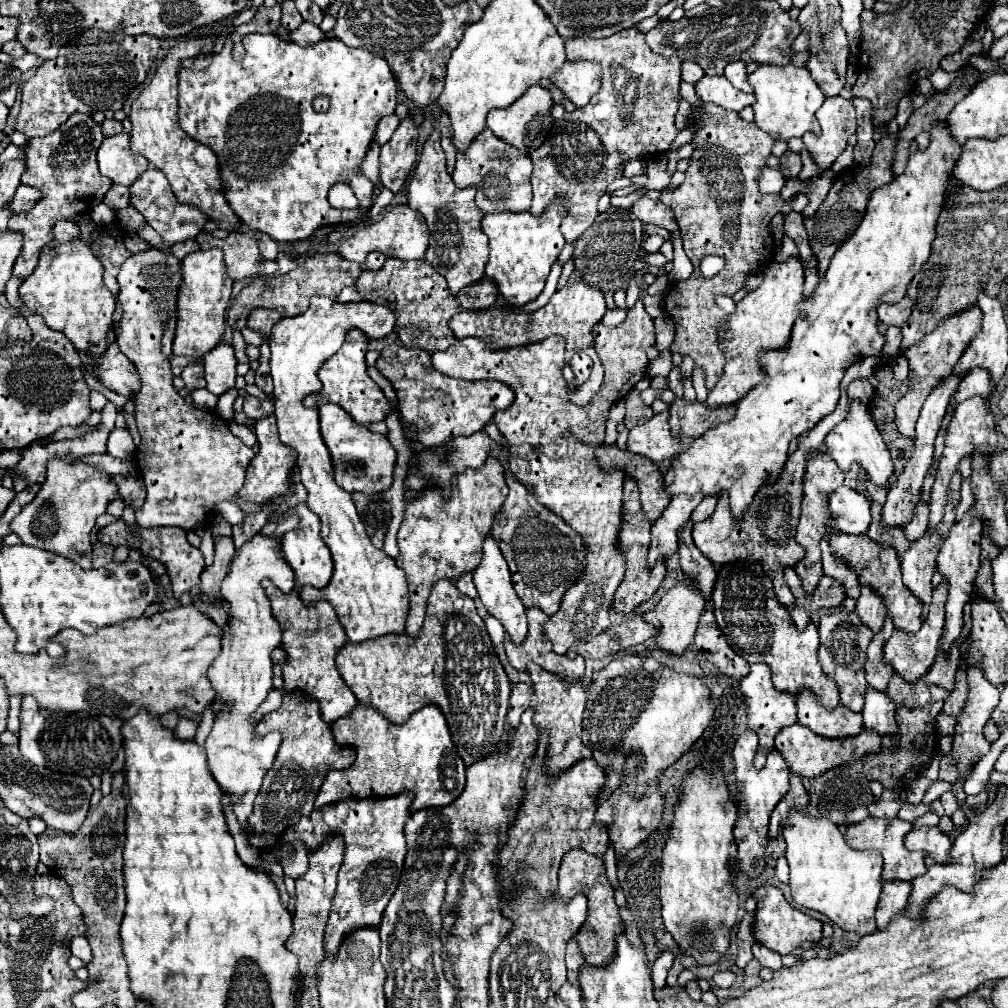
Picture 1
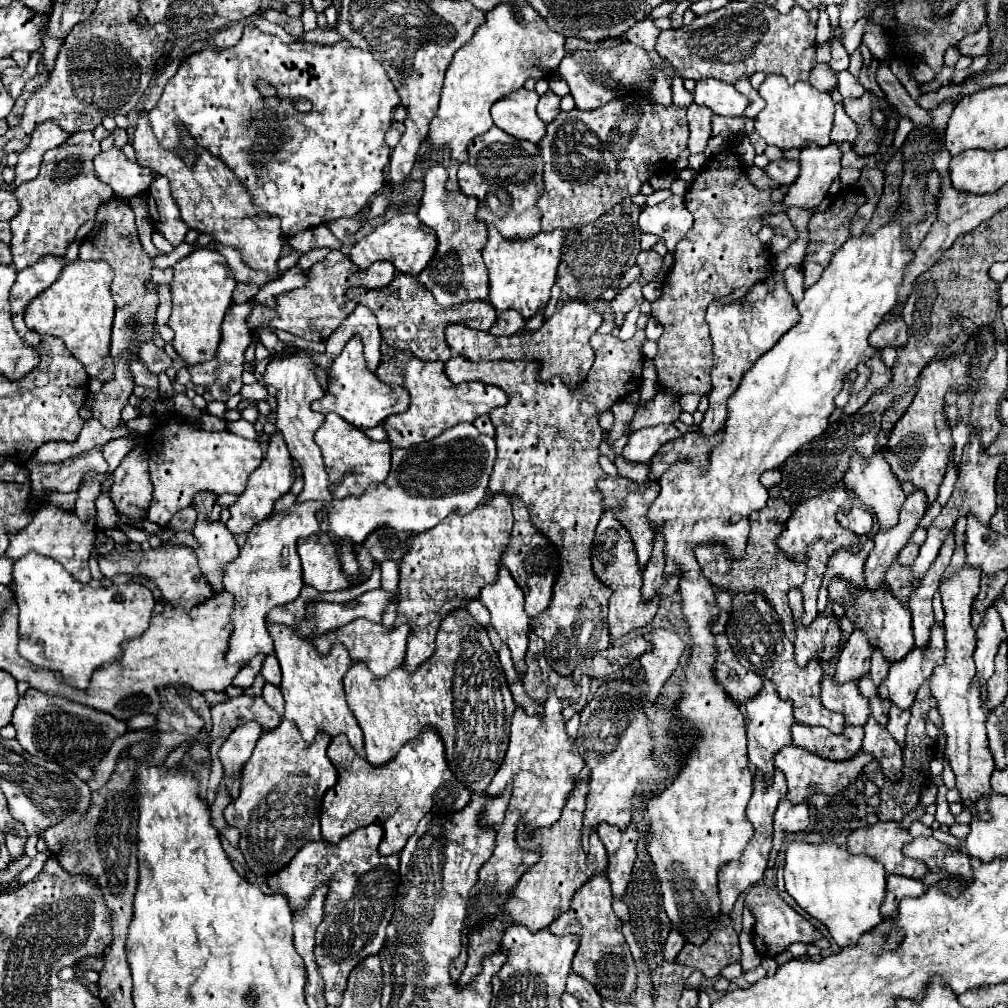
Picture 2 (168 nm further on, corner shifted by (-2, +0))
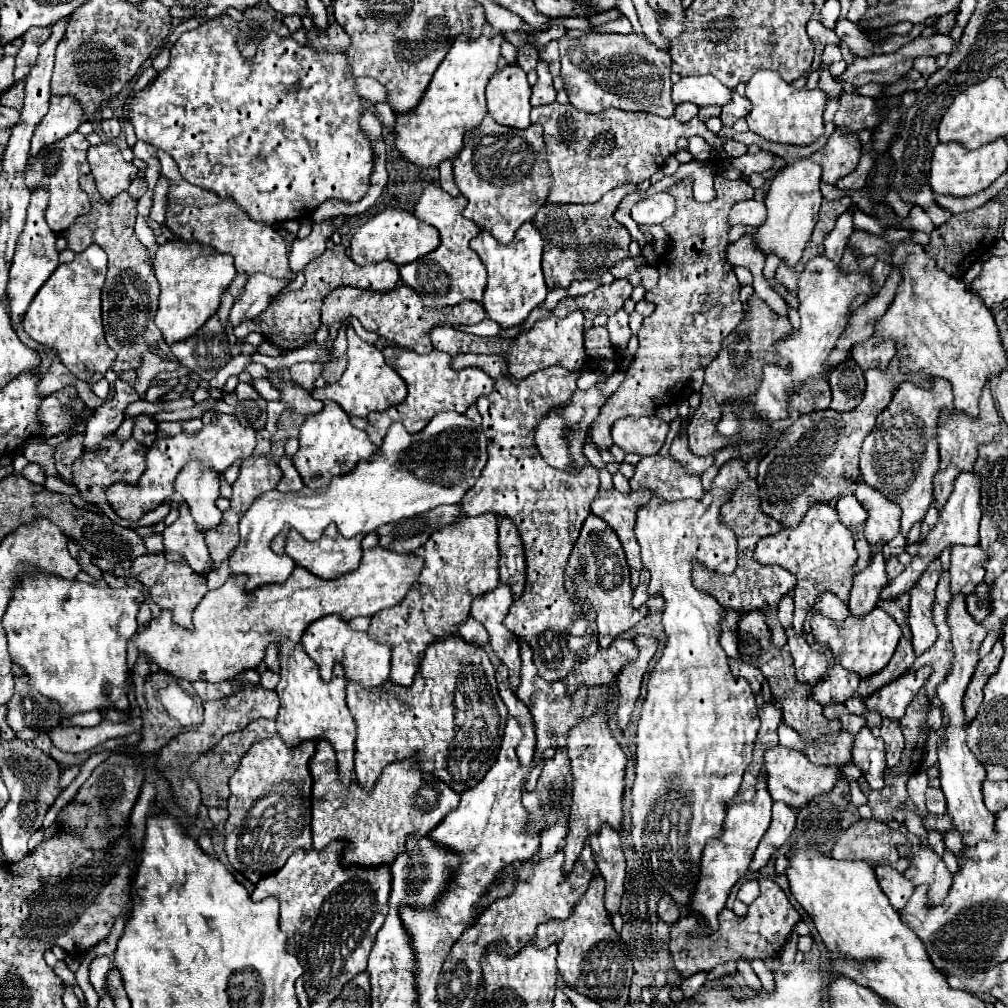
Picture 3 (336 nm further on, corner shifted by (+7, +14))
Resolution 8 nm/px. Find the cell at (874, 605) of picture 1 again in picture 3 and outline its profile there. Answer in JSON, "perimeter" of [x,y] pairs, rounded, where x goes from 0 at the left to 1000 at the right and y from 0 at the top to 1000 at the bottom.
{"perimeter":[[[827,657],[827,661],[821,665],[819,673],[813,677],[812,683],[808,683],[806,692],[813,698],[813,700],[821,700],[821,698],[837,698],[843,690],[847,690],[849,683],[851,683],[851,669],[835,665],[831,661],[831,657]]]}

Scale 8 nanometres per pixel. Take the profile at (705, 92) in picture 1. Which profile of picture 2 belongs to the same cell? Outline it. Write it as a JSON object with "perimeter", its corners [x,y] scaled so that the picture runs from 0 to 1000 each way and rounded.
{"perimeter":[[[699,77],[693,79],[688,89],[688,99],[693,105],[701,105],[713,115],[735,115],[743,105],[743,97],[729,89],[727,83],[717,79]]]}

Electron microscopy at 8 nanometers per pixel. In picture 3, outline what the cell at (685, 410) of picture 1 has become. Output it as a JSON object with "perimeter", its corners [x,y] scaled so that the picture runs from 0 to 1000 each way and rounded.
{"perimeter":[[[641,452],[631,460],[629,474],[625,476],[627,486],[645,486],[659,498],[671,498],[679,494],[692,496],[698,490],[692,472],[681,470],[673,458],[665,452]]]}

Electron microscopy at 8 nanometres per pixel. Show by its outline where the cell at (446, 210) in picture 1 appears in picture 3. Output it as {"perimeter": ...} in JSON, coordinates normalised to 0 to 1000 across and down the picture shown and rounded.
{"perimeter":[[[425,183],[421,187],[419,196],[413,202],[413,214],[431,224],[437,230],[437,244],[435,248],[427,250],[425,254],[407,260],[403,264],[397,266],[397,274],[401,284],[409,286],[417,296],[419,302],[423,306],[442,306],[442,304],[452,304],[458,298],[470,298],[470,300],[478,300],[478,292],[482,286],[482,266],[478,264],[478,258],[466,248],[464,240],[468,236],[474,234],[474,224],[470,224],[470,220],[462,218],[458,214],[458,208],[462,206],[462,196],[454,194],[448,196],[446,192],[438,190],[438,187],[435,187],[433,183]]]}

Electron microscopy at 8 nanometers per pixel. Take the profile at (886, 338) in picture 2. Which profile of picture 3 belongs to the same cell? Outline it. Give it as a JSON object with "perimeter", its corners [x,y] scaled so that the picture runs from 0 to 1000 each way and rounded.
{"perimeter":[[[861,335],[859,339],[853,339],[851,343],[847,343],[847,349],[845,349],[845,357],[857,369],[863,365],[871,365],[877,369],[887,353],[889,353],[889,343],[873,335]]]}

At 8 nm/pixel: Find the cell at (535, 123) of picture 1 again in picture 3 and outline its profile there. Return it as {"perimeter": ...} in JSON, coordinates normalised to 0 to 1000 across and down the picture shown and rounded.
{"perimeter":[[[510,63],[492,71],[482,87],[484,113],[500,125],[524,127],[526,125],[526,83],[522,71]]]}

